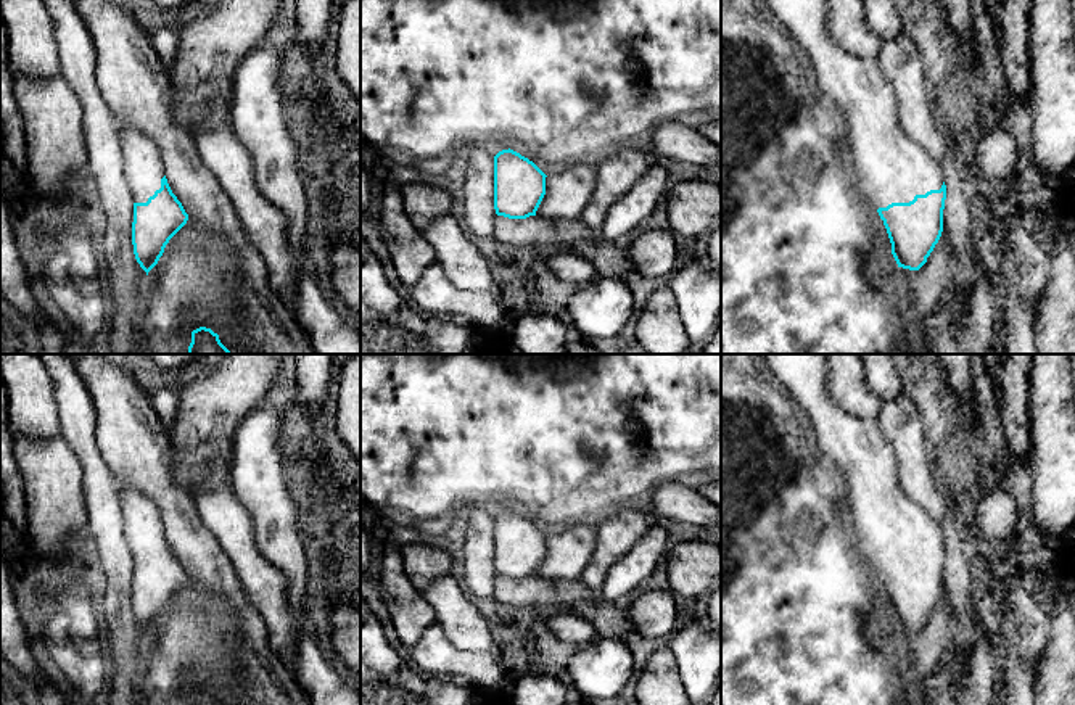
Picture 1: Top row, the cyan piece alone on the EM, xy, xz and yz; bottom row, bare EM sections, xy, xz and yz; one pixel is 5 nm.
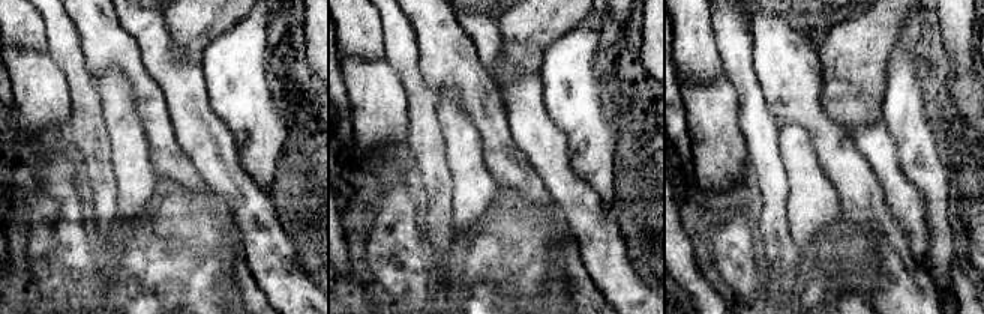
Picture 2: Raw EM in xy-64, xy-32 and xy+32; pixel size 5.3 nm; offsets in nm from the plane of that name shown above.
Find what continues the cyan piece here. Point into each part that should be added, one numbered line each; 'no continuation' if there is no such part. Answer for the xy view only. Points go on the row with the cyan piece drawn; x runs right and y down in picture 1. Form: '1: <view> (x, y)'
1: xy (144, 169)

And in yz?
1: yz (892, 168)

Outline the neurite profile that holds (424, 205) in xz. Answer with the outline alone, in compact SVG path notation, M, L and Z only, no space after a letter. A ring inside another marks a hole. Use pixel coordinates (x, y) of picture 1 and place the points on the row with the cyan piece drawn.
M409 183L399 188L409 221L420 232L436 219L452 214L452 196L436 187L425 183Z

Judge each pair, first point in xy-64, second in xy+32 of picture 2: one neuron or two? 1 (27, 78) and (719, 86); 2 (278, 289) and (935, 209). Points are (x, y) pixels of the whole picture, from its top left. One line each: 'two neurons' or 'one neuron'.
1: one neuron
2: two neurons

